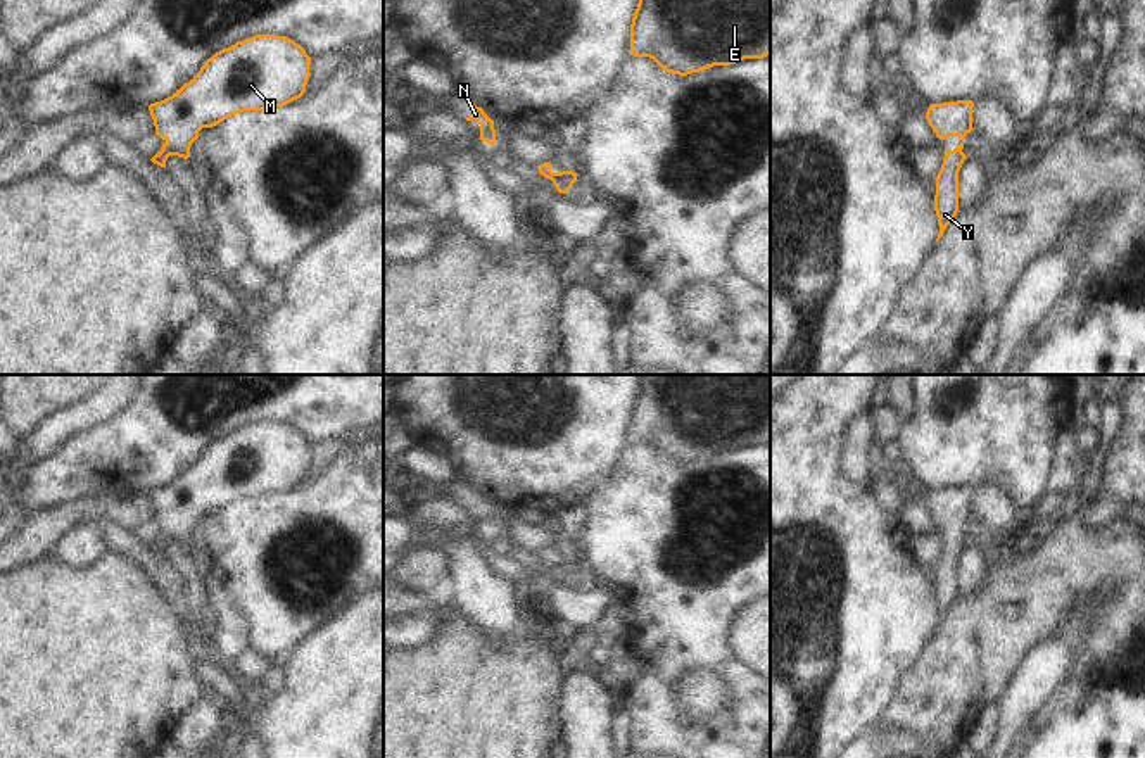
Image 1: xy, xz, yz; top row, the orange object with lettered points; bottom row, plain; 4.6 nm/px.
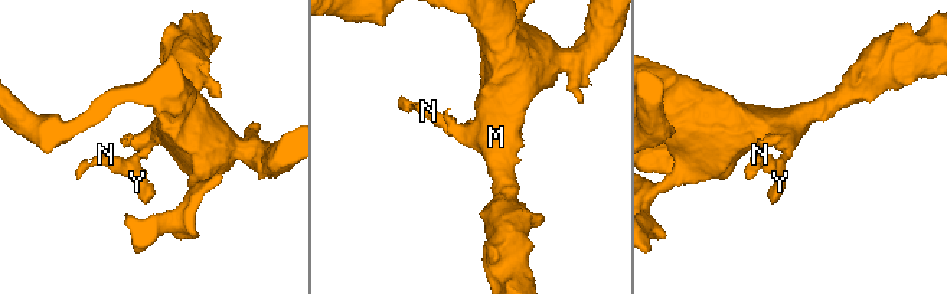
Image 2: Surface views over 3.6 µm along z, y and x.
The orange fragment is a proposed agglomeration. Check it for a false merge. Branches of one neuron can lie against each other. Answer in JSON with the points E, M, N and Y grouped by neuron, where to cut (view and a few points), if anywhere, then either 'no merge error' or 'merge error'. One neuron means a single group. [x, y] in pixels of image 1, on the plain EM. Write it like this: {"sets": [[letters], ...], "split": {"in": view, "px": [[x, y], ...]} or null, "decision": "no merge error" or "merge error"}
{"sets": [["E", "M", "N", "Y"]], "split": null, "decision": "no merge error"}

